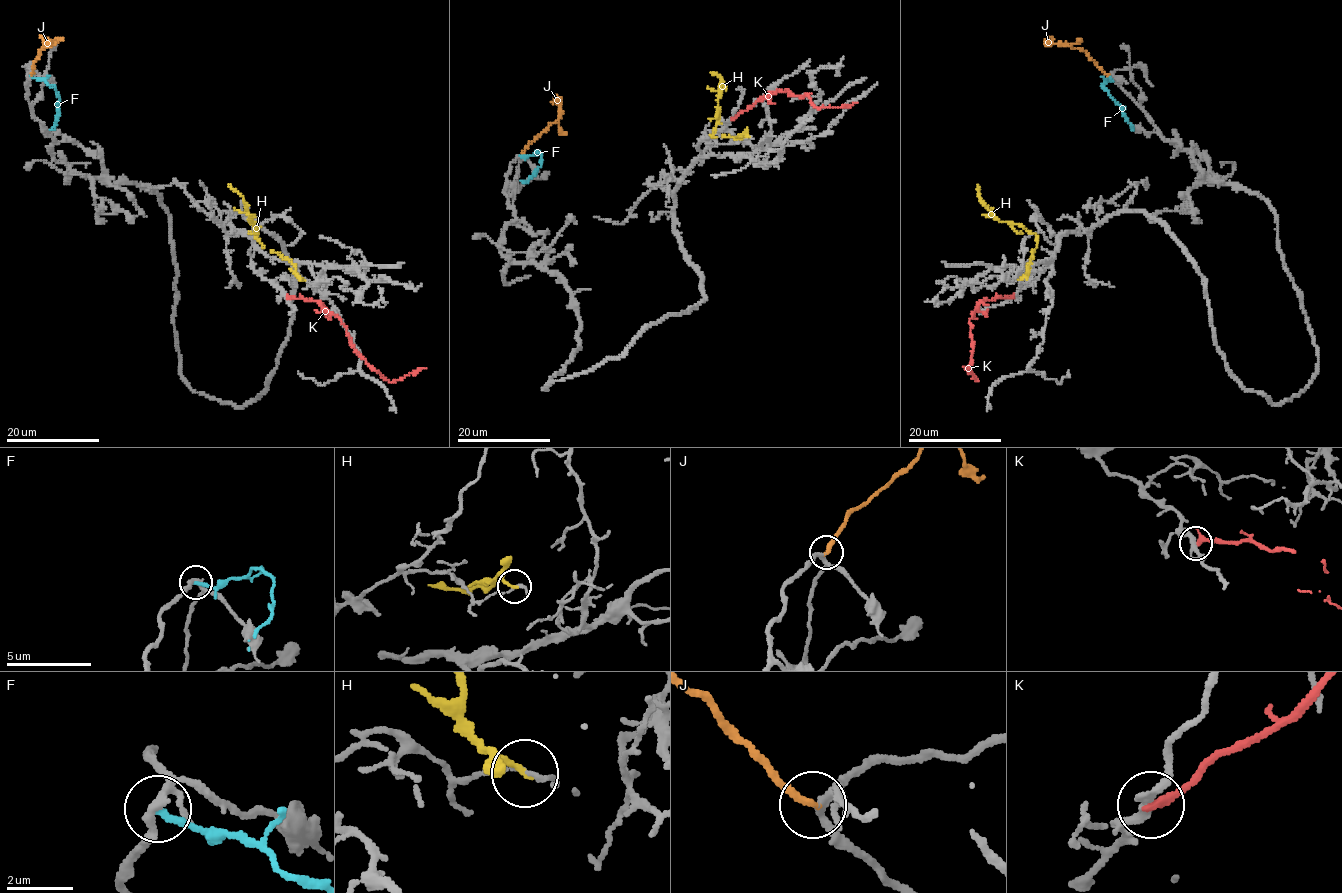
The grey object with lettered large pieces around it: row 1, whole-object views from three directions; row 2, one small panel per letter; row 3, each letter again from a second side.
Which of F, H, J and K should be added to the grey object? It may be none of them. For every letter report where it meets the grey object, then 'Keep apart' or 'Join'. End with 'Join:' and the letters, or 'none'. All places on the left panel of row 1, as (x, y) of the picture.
F: Touches grey at (31, 76). Keep apart
H: Touches grey at (304, 280). Keep apart
J: Touches grey at (32, 75). Join
K: Touches grey at (287, 298). Keep apart
Join: J

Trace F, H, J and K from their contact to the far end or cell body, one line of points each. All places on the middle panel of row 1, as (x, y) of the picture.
F: (519, 156), (527, 157), (535, 152), (540, 154), (540, 166), (526, 181), (521, 180)
H: (748, 136), (711, 135), (717, 118), (721, 78), (711, 71)
J: (522, 155), (526, 145), (558, 120), (560, 103), (557, 99), (551, 102)
K: (732, 119), (770, 92), (786, 90), (790, 95), (807, 95), (816, 108), (848, 106), (857, 102)

